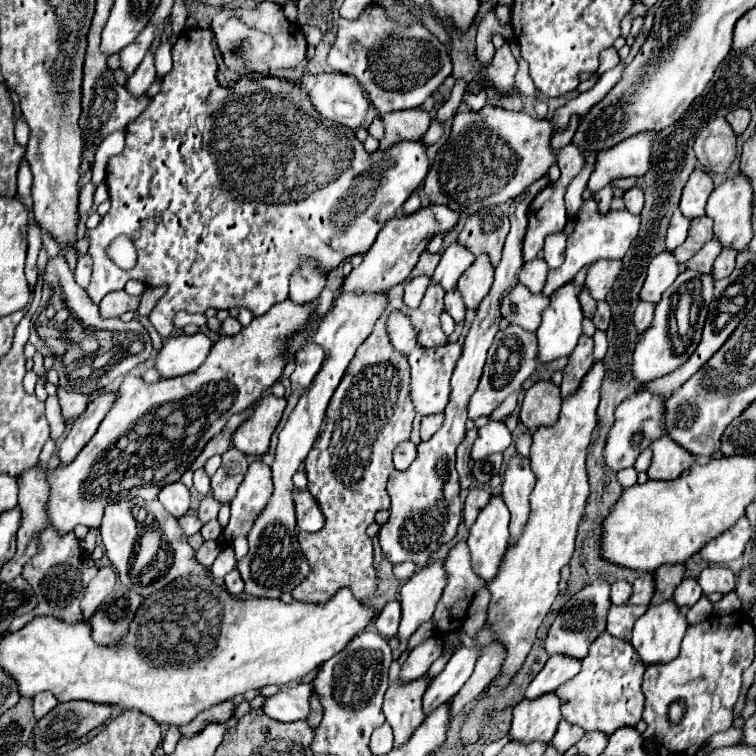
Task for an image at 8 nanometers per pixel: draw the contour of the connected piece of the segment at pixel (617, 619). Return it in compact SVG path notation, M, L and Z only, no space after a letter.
M612 606L608 612L608 632L620 640L632 638L632 624L646 612L646 606Z

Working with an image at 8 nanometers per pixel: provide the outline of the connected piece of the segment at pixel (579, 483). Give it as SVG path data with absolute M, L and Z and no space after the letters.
M596 360L590 372L582 378L576 394L562 400L558 422L554 426L538 428L532 436L530 462L536 474L536 486L530 494L530 518L522 538L504 554L496 578L490 582L492 600L488 622L494 624L496 640L508 650L500 676L490 684L490 694L494 694L498 686L504 686L508 676L514 676L514 672L520 670L524 656L534 644L538 626L558 596L560 570L572 558L578 522L584 516L586 500L590 496L586 480L586 452L596 428L596 408L600 402L604 374L604 360Z

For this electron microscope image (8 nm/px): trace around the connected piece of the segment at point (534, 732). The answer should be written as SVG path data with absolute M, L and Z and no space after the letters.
M556 692L542 694L534 700L524 698L514 706L510 736L520 742L550 742L560 718L560 698Z

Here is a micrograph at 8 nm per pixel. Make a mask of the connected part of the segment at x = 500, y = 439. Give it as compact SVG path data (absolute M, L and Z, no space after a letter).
M488 420L488 424L478 430L478 438L472 446L470 456L472 460L480 460L484 456L504 452L510 442L510 430L506 428L506 424L500 420Z

